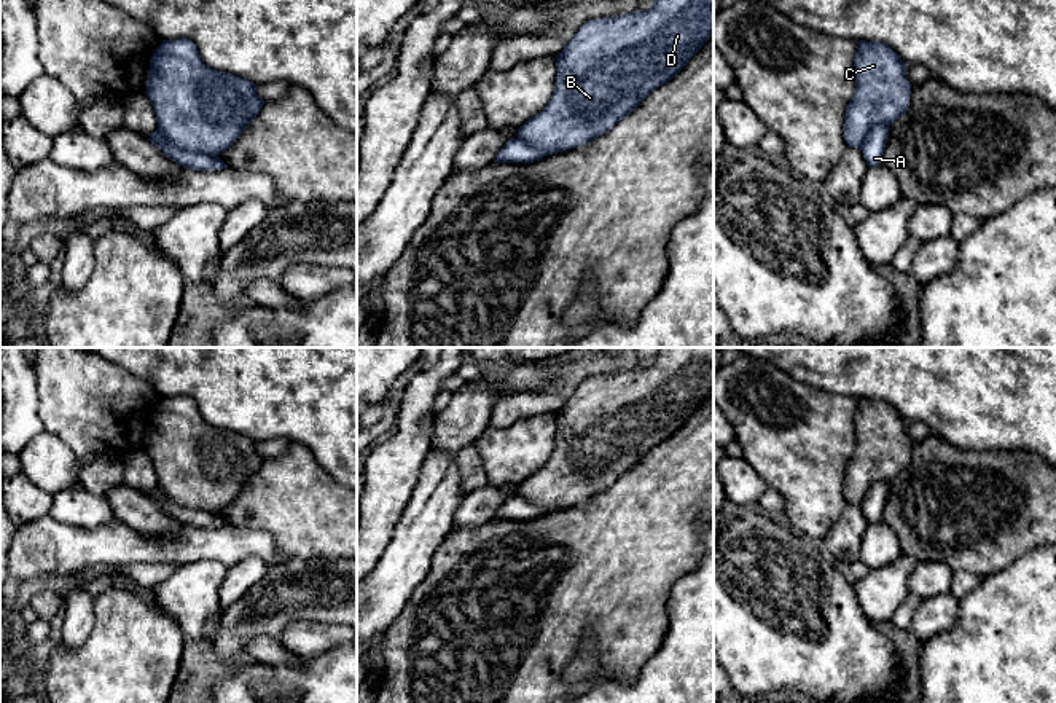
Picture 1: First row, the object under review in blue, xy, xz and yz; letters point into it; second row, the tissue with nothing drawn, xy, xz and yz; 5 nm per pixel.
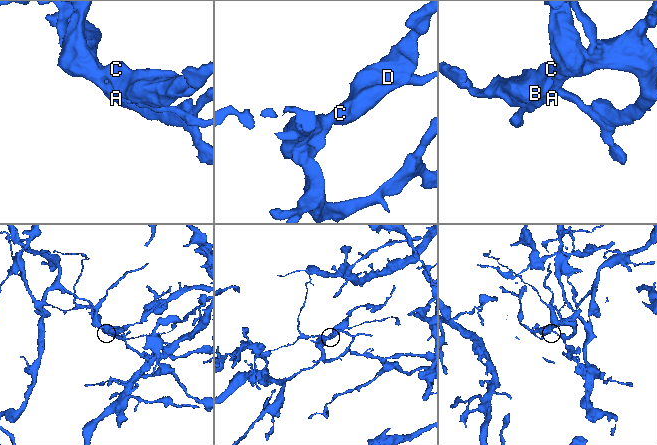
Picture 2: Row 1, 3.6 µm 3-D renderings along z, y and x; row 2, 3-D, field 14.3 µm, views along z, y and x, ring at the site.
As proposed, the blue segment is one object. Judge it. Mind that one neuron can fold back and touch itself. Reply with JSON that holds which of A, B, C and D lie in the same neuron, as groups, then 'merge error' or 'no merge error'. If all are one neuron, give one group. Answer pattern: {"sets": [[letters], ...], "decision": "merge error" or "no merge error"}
{"sets": [["A"], ["B", "C", "D"]], "decision": "merge error"}

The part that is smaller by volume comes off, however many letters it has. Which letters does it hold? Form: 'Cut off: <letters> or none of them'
Cut off: A

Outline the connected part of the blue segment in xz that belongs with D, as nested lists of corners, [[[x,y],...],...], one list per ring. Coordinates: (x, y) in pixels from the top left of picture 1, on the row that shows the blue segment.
[[[655,0],[651,8],[645,11],[634,10],[632,13],[620,16],[588,21],[580,27],[580,30],[564,46],[564,49],[556,56],[557,65],[556,89],[553,92],[550,104],[518,129],[518,137],[537,147],[543,153],[543,156],[577,148],[580,145],[591,142],[593,139],[610,131],[620,120],[623,120],[626,115],[636,110],[640,105],[640,102],[647,99],[653,91],[656,91],[659,86],[672,80],[688,64],[688,61],[702,48],[702,45],[709,40],[712,33],[714,33],[714,0]]]

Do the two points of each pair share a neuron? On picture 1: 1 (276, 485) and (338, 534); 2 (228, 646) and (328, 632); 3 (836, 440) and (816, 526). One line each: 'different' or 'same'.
1: same
2: different
3: same

